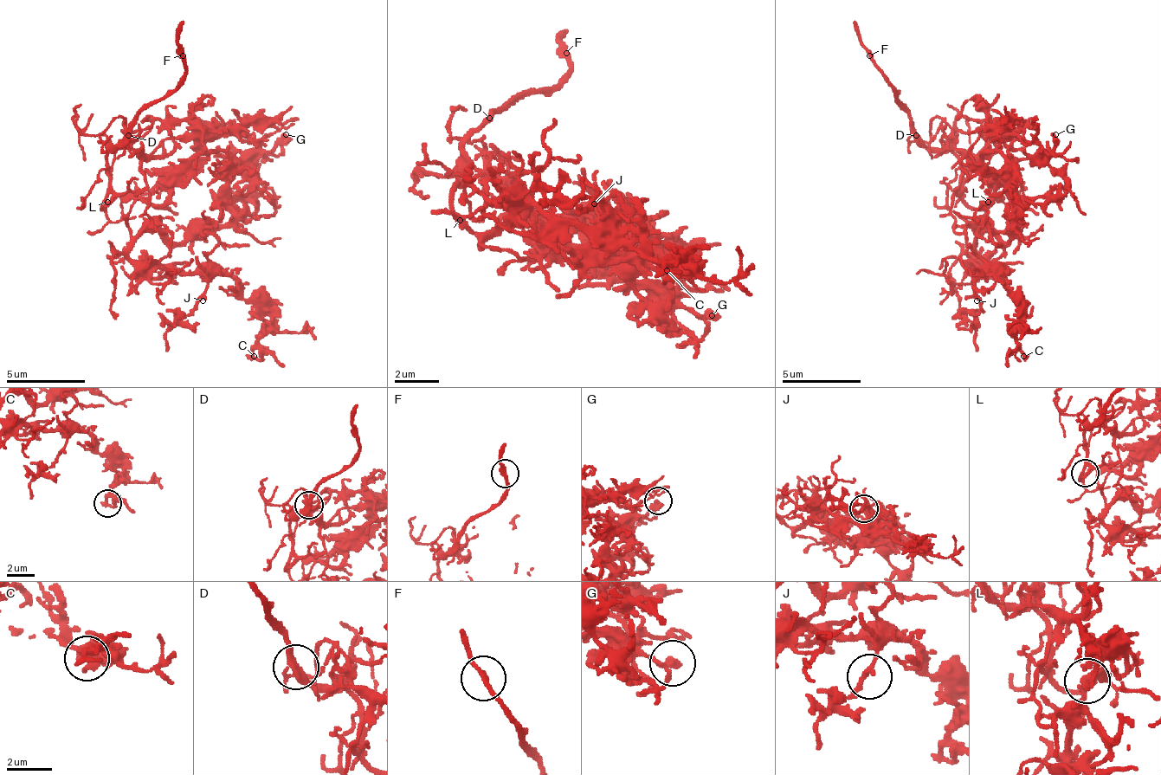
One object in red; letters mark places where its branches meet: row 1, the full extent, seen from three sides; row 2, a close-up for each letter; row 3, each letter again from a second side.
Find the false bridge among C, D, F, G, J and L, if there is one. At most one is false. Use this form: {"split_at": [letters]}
{"split_at": []}

